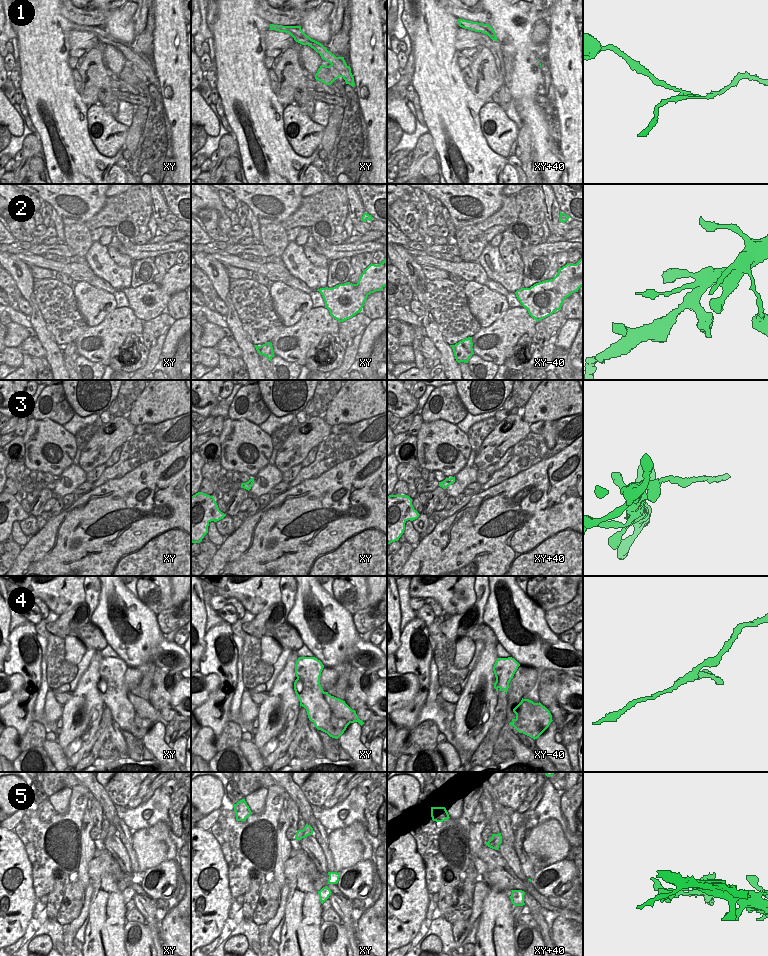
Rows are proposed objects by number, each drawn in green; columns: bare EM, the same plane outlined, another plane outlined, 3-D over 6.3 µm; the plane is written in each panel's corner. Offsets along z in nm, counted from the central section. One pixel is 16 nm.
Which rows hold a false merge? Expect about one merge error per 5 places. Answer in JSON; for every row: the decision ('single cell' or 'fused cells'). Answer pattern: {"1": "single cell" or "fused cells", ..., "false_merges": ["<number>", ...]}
{"1": "fused cells", "2": "single cell", "3": "fused cells", "4": "single cell", "5": "fused cells", "false_merges": ["1", "3", "5"]}

